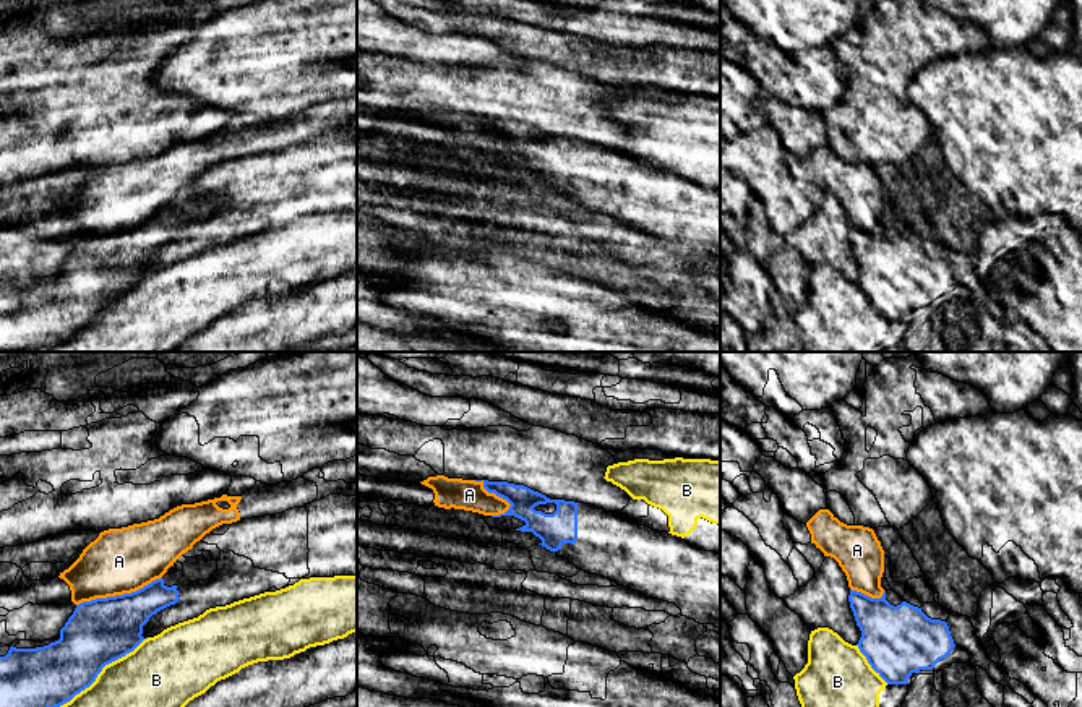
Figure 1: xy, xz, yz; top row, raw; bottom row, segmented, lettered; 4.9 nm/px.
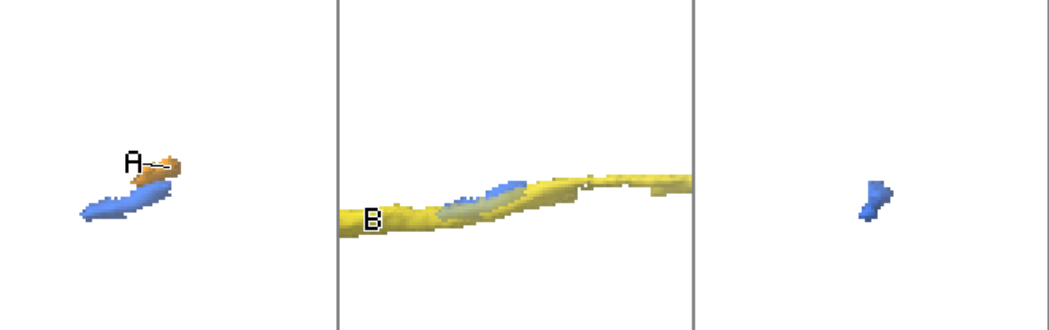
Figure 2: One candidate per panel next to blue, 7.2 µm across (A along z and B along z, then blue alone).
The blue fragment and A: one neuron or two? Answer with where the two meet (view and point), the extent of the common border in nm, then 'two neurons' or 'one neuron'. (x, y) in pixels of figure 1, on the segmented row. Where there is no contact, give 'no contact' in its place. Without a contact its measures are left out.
xy (119, 595) | 440 nm | two neurons

